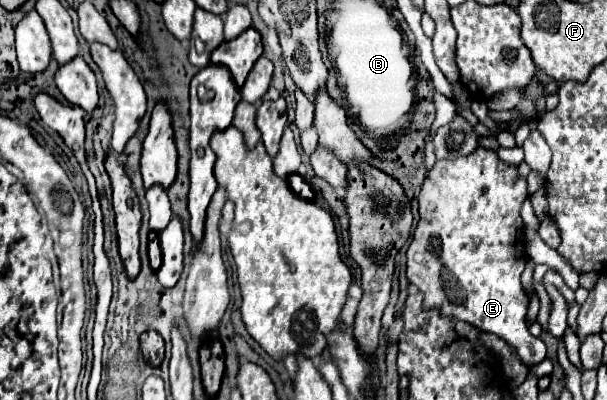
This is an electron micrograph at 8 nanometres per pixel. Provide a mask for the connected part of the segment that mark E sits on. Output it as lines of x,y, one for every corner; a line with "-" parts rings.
479,146
469,156
455,160
437,160
435,166
427,172
427,178
421,186
421,218
407,248
407,278
423,292
423,304
427,308
439,308
441,316
453,316
477,326
483,332
501,336
509,346
517,350
527,366
535,366
547,356
547,346
543,340
529,334
525,322
529,298
521,286
521,272
525,270
527,256
523,220
519,210
527,196
527,180
519,174
517,166
503,162
497,152

